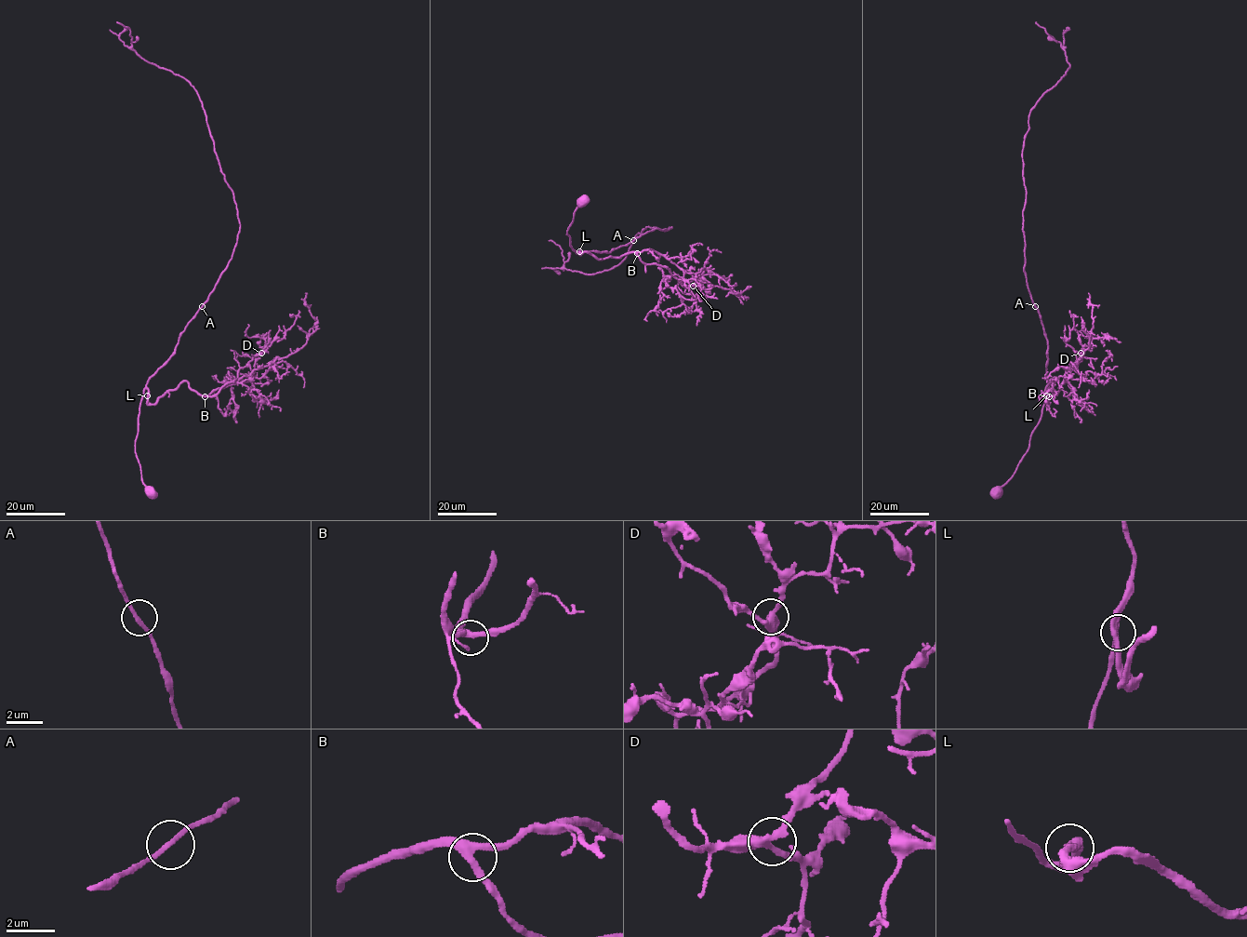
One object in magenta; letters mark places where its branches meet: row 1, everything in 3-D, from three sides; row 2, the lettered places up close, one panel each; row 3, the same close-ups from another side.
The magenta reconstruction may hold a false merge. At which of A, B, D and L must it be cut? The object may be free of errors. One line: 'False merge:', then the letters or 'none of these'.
False merge: none of these

